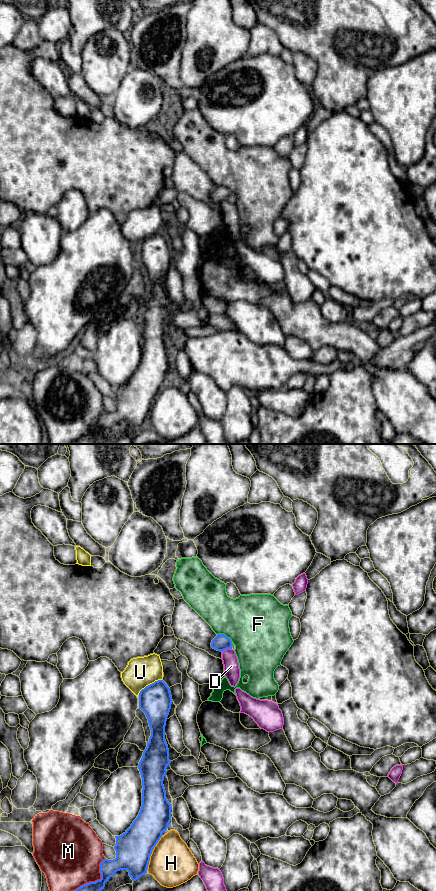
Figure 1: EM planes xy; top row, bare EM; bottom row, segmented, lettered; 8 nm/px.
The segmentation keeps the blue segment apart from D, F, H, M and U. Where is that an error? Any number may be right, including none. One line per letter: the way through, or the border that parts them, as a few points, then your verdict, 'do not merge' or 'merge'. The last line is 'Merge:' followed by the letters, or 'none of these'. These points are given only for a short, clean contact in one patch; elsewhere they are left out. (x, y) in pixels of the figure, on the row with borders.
D: border along xy (231, 648), (221, 651); do not merge
F: do not merge
H: do not merge
M: do not merge
U: border along xy (161, 679), (146, 685), (138, 694); do not merge
Merge: none of these

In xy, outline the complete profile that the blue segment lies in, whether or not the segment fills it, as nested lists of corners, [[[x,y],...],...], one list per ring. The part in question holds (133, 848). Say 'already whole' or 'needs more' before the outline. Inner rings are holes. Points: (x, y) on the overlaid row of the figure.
already whole; [[[163,680],[155,681],[140,691],[139,709],[145,713],[151,729],[149,742],[138,765],[143,786],[142,806],[137,818],[126,832],[120,836],[115,836],[116,858],[113,860],[105,858],[100,863],[101,879],[86,883],[74,891],[101,891],[104,889],[105,883],[120,870],[127,870],[133,882],[147,873],[152,851],[171,821],[172,806],[166,798],[163,781],[167,773],[166,768],[171,763],[168,745],[165,740],[165,726],[172,701],[170,688]]]

